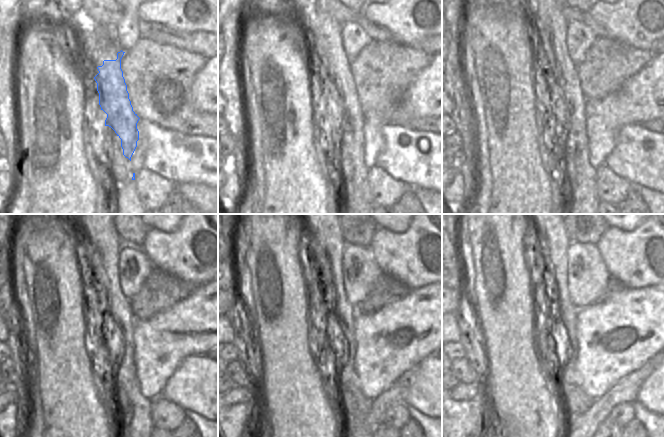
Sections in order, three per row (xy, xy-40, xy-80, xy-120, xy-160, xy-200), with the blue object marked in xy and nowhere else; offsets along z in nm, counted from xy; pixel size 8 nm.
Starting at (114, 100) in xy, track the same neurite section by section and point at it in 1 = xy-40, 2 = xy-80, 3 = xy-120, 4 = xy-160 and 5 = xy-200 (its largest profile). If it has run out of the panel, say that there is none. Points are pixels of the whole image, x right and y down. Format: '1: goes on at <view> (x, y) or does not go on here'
1: goes on at xy-40 (336, 77)
2: goes on at xy-80 (550, 21)
3: goes on at xy-120 (102, 239)
4: goes on at xy-160 (326, 234)
5: goes on at xy-200 (552, 234)

